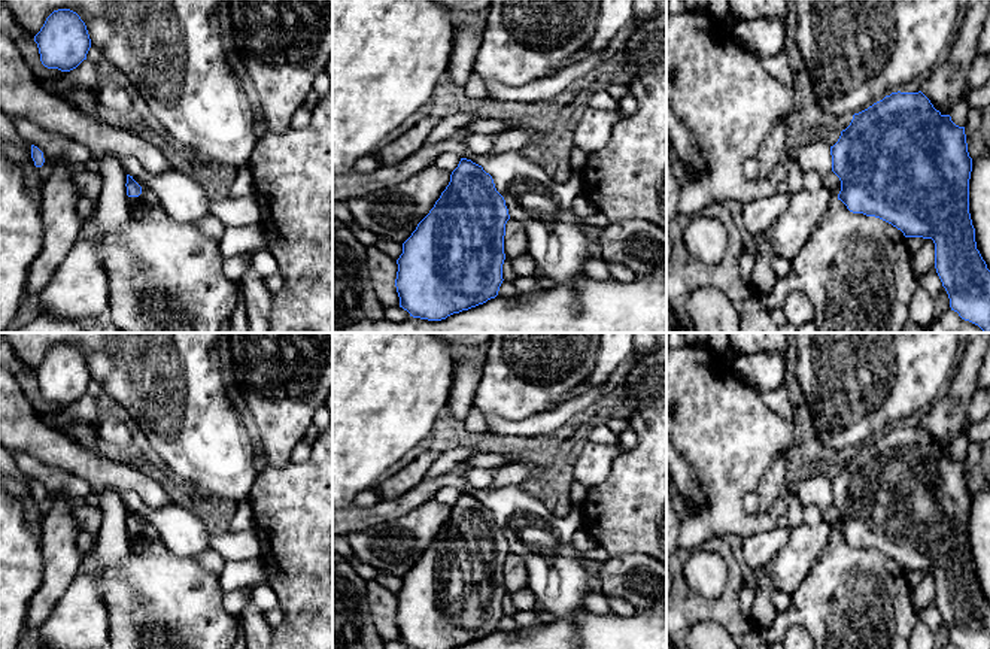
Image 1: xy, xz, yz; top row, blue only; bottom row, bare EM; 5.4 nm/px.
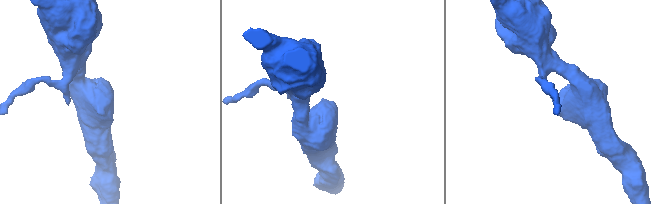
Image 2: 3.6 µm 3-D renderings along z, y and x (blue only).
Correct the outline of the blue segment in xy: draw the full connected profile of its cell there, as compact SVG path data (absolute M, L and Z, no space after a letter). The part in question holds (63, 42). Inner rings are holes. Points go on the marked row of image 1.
M70 9L54 10L34 36L40 61L48 69L70 72L76 69L91 48L85 22Z

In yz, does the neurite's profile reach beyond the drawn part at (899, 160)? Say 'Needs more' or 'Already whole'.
Already whole

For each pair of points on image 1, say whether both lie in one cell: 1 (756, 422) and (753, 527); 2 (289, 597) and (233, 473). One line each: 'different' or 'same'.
1: same
2: different

